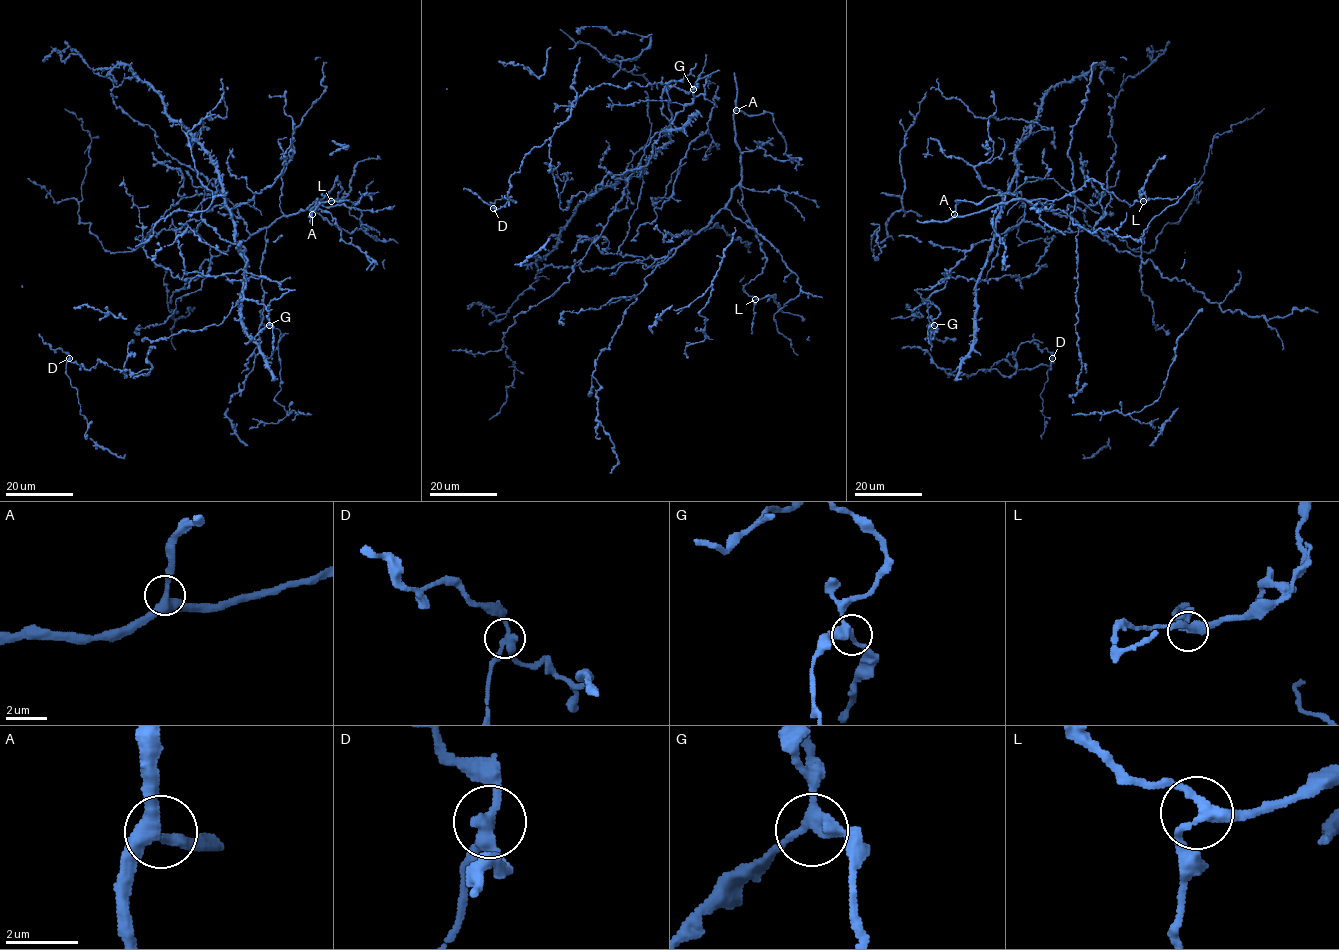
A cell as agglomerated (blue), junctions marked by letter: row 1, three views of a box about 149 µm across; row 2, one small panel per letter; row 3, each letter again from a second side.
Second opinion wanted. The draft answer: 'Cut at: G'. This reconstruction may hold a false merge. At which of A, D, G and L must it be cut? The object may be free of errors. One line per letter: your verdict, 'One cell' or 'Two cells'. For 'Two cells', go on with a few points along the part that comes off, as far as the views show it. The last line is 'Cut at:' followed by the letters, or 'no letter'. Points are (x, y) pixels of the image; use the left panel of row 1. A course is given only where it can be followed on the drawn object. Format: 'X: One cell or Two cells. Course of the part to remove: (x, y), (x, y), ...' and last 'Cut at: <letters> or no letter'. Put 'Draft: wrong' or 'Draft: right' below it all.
A: One cell
D: Two cells. Course of the part to remove: (69, 358), (66, 375), (77, 390), (80, 413), (87, 423), (87, 440)
G: One cell
L: One cell
Cut at: D
Draft: wrong

